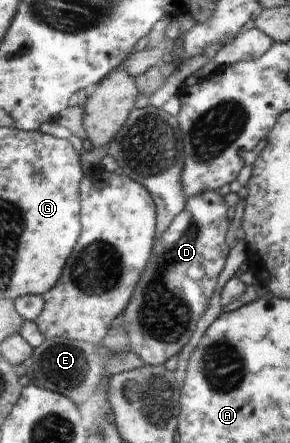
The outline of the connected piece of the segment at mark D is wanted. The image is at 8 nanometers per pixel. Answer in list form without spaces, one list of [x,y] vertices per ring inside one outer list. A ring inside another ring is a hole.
[[[206,190],[187,200],[185,209],[167,227],[167,231],[156,237],[156,259],[152,259],[152,267],[148,267],[148,275],[144,275],[144,283],[140,283],[136,299],[132,299],[132,307],[124,311],[130,349],[136,351],[146,364],[163,365],[190,341],[198,320],[215,294],[218,276],[228,257],[226,231],[230,225],[224,199],[216,191]]]

